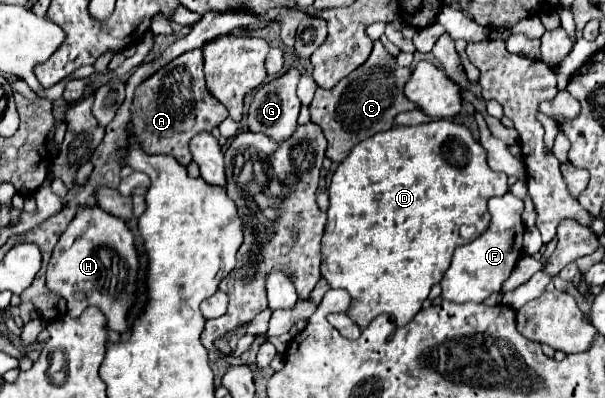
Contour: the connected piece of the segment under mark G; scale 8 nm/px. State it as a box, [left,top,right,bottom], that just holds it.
[247,68,301,142]

